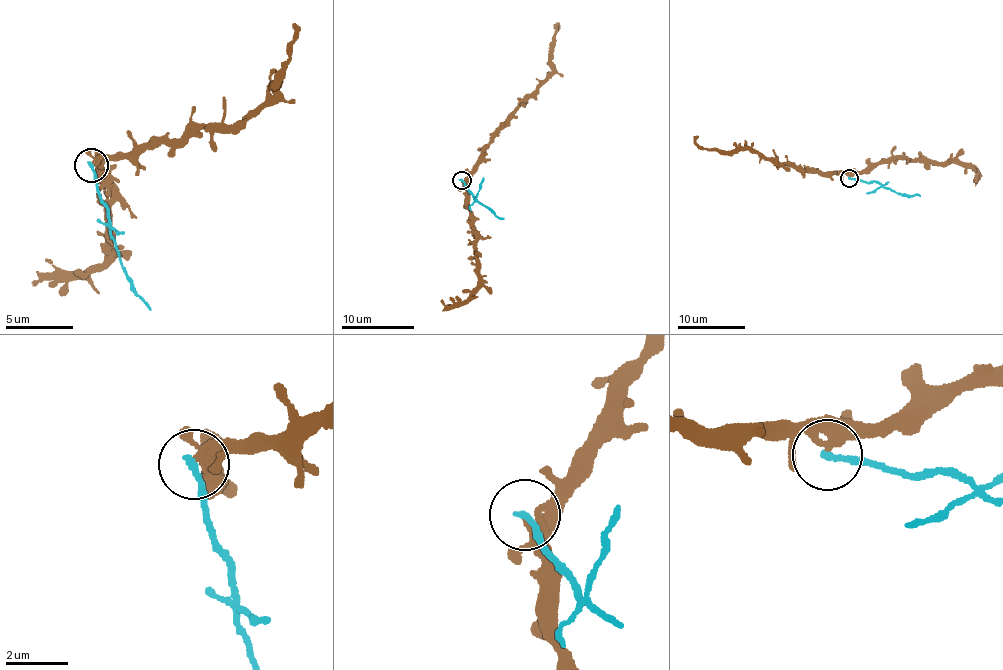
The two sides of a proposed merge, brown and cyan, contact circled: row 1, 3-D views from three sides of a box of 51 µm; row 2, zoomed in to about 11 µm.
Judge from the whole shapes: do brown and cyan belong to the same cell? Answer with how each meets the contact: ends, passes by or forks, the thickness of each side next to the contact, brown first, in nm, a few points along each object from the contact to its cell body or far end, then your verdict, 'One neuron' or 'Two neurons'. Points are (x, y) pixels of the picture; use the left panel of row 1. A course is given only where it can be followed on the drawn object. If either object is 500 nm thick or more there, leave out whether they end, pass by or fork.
At the ring brown forks. At the ring cyan ends. Thickness 280 nm (brown) against 190 nm. Course of brown: (91, 162), (113, 158), (156, 136), (181, 138), (182, 133), (204, 123), (241, 120), (276, 96), (298, 29). Course of cyan: (91, 165), (116, 255), (149, 311). Two neurons

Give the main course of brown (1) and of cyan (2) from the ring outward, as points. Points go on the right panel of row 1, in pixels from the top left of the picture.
1: (849, 177), (793, 167), (747, 149), (700, 148), (695, 142), (698, 136)
2: (849, 178), (878, 183), (894, 191), (920, 196)

